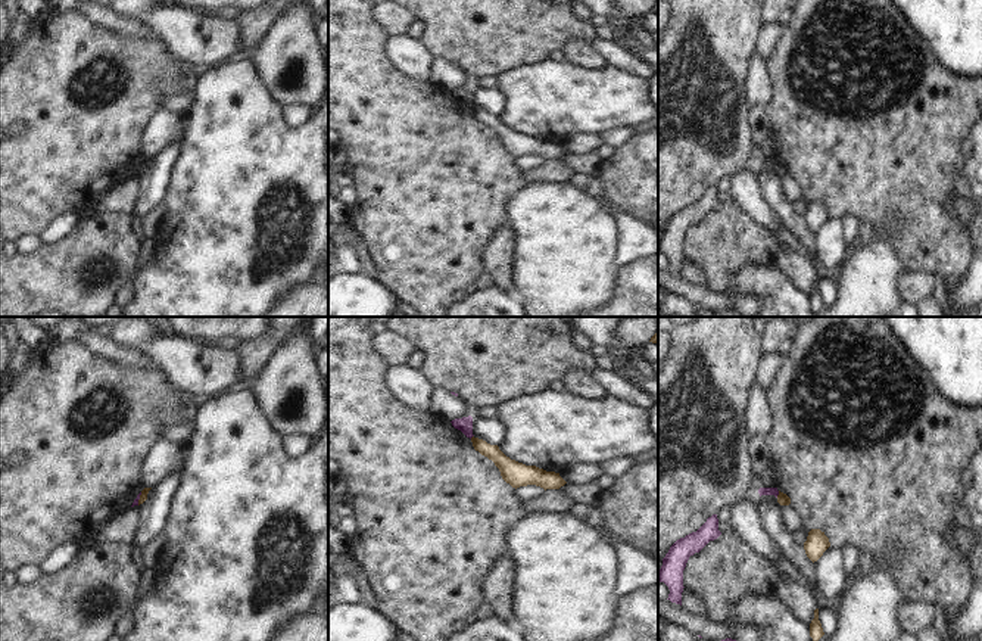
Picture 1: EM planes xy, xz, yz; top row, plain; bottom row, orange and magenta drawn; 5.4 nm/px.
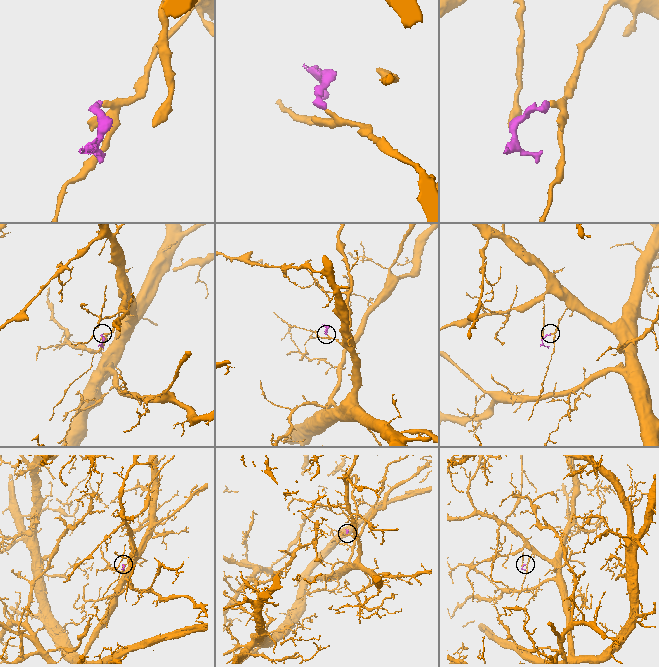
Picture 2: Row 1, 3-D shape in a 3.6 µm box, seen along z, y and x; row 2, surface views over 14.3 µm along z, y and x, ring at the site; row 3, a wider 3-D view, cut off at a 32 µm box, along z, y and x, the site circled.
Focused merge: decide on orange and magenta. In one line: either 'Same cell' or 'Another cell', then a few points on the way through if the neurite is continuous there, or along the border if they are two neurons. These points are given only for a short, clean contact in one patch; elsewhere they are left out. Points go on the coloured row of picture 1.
Another cell. Boundary: yz (779, 491), (776, 497)

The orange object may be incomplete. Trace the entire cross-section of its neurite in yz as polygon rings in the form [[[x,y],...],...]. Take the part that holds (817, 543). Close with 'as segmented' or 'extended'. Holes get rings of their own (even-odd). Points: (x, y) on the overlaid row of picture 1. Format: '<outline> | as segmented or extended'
[[[811,529],[804,542],[805,554],[813,563],[817,561],[829,547],[829,538],[820,529]]] | as segmented

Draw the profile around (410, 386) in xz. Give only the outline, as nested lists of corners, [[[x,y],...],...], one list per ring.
[[[409,362],[389,365],[383,380],[400,404],[427,413],[433,385],[418,368]]]

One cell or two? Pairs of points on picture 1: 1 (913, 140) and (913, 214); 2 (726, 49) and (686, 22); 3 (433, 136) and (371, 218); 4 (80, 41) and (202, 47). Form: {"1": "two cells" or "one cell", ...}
{"1": "one cell", "2": "one cell", "3": "one cell", "4": "two cells"}

